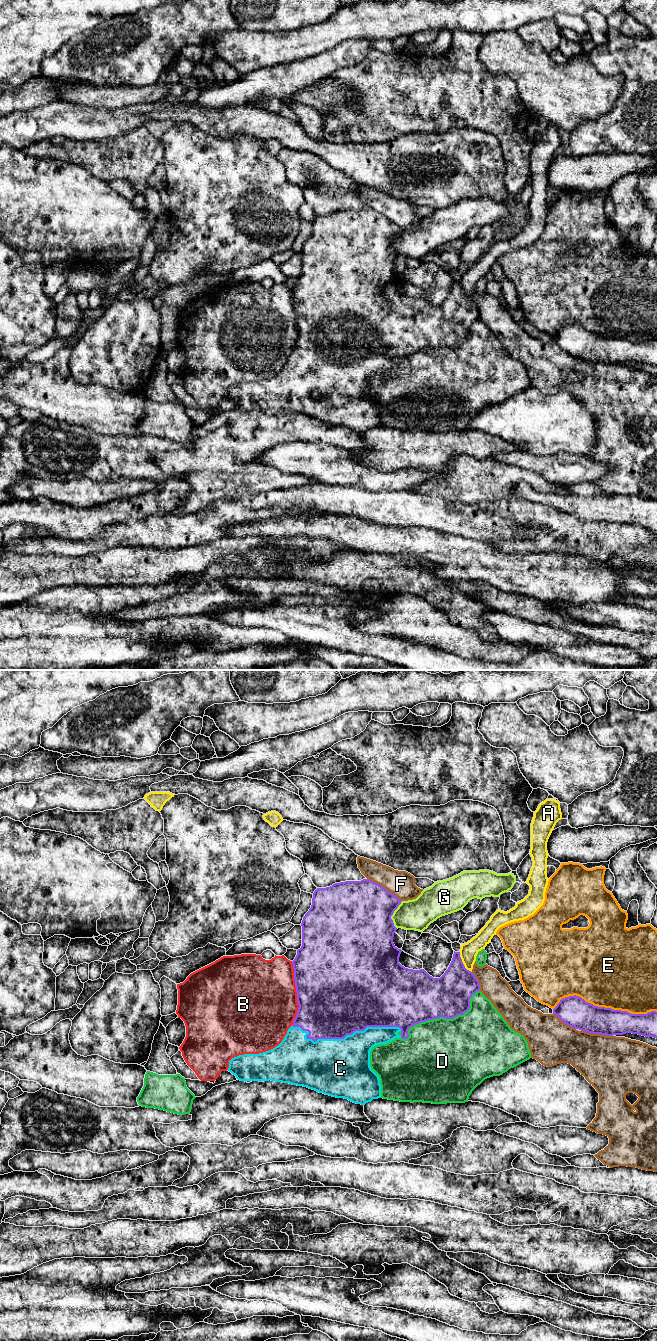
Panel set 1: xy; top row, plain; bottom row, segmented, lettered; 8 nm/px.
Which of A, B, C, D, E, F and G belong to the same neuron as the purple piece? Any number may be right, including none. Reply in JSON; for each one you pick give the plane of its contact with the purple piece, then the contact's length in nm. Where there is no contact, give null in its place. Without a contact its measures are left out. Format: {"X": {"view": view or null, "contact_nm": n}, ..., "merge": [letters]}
{"C": {"view": "xy", "contact_nm": 900}, "merge": ["C"]}

